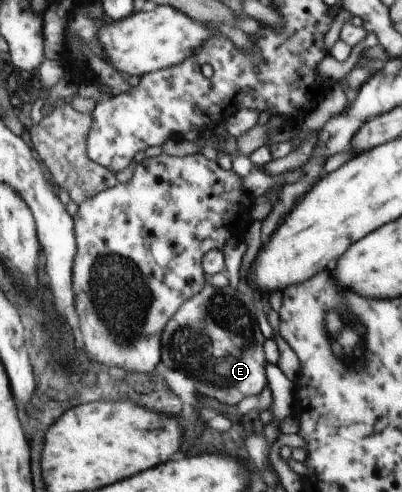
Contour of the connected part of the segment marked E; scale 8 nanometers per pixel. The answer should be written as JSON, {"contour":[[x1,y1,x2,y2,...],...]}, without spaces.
{"contour":[[205,282,197,294,188,298,171,317,162,336,163,362,171,370,183,370,197,384,203,384,205,396,233,407,245,396,259,394,265,388,265,338,257,326,251,293,241,293,226,285,214,288]]}

